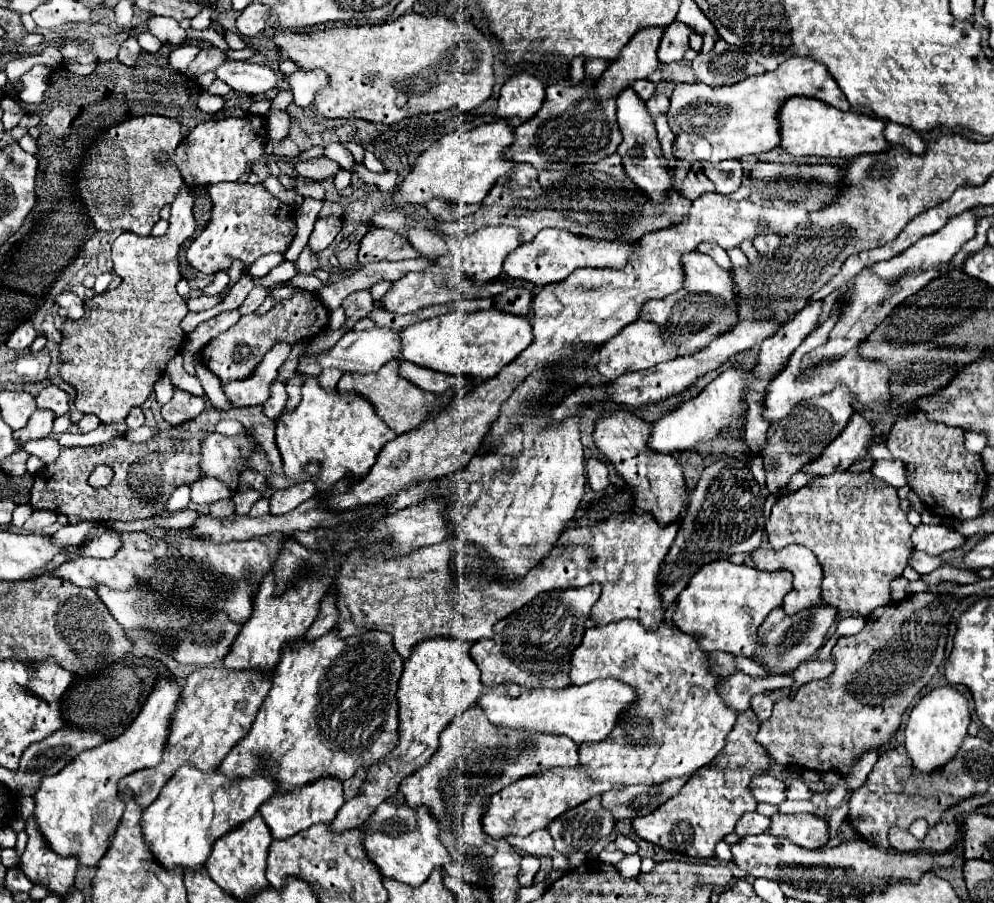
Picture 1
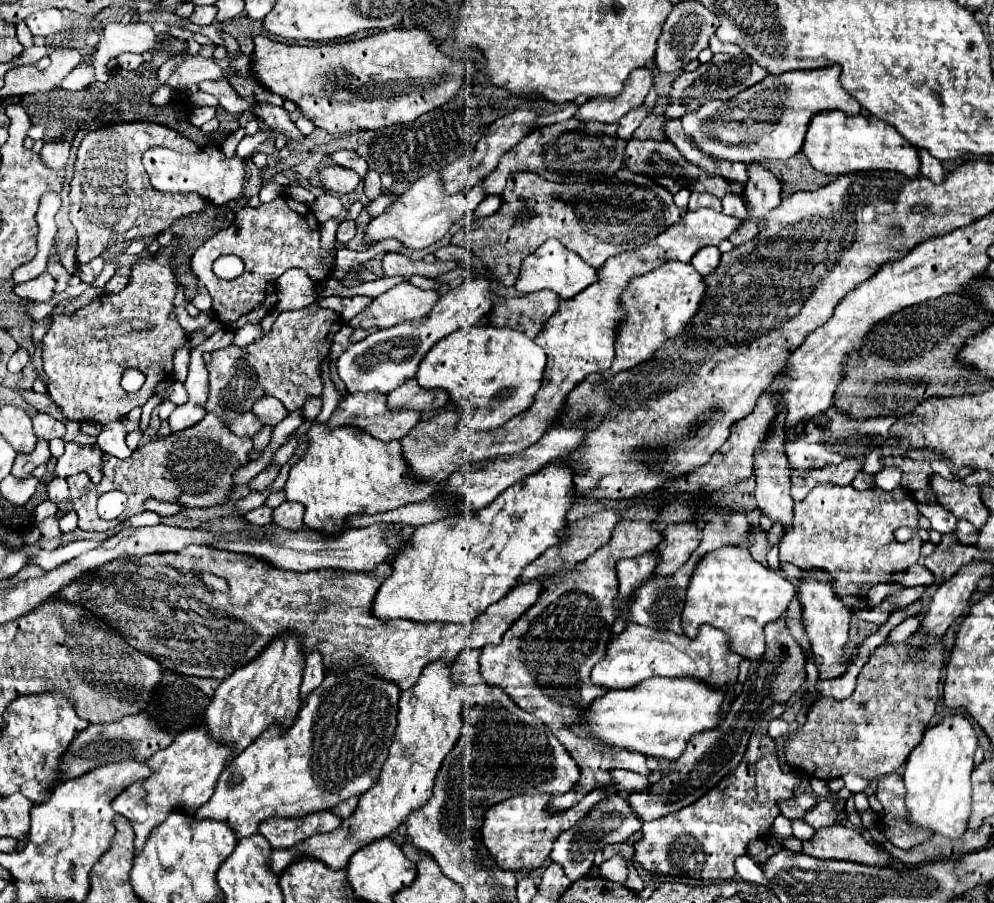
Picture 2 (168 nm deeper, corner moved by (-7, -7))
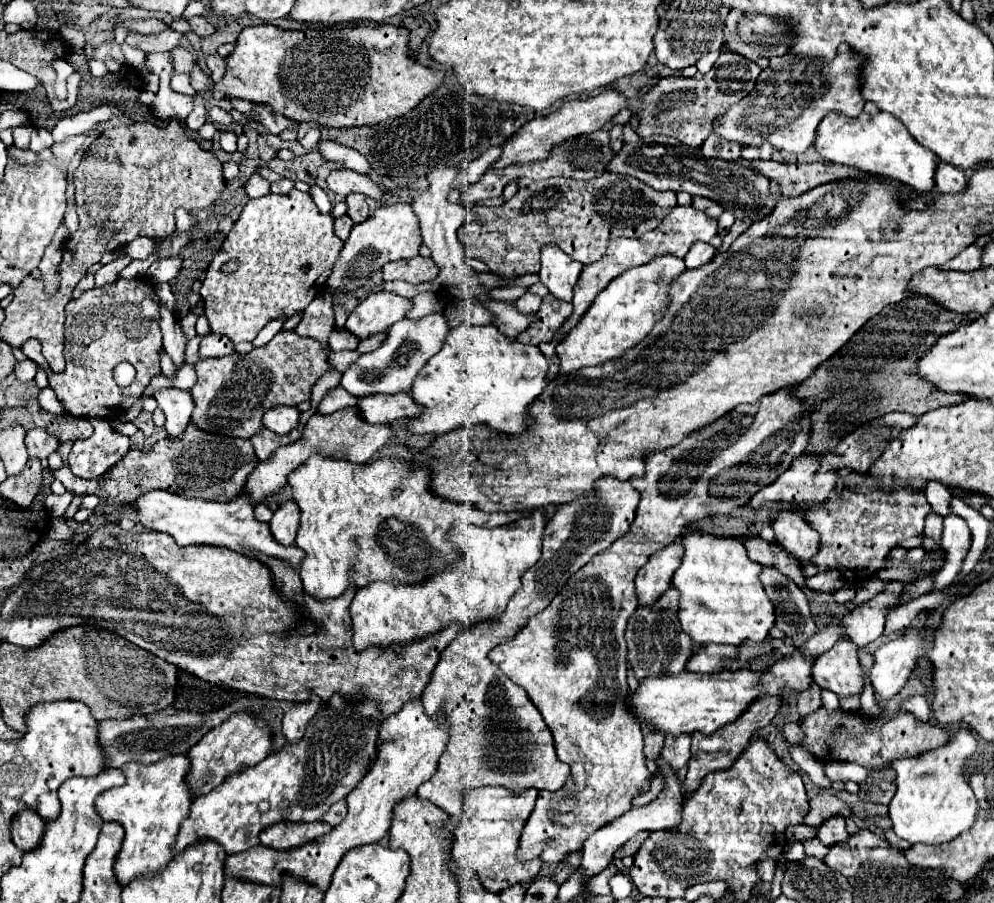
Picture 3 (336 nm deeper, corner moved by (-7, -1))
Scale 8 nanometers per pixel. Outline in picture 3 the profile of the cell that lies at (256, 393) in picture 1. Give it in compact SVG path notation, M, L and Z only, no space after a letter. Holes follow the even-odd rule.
M276 405L270 407L264 413L264 427L268 427L274 433L288 433L292 427L296 427L300 417L300 411L296 407L288 407L288 405Z

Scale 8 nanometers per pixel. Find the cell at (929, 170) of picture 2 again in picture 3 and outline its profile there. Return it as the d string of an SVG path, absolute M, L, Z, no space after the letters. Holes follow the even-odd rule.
M938 161L934 179L936 179L936 187L940 189L940 193L958 193L966 187L966 181L968 181L962 169L952 167L944 161Z

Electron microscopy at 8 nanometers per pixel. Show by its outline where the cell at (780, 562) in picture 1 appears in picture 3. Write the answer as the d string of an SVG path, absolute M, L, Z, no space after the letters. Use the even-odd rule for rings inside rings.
M844 637L838 639L830 651L818 655L812 665L812 677L820 687L834 691L838 697L860 695L864 679L858 663L858 647Z

